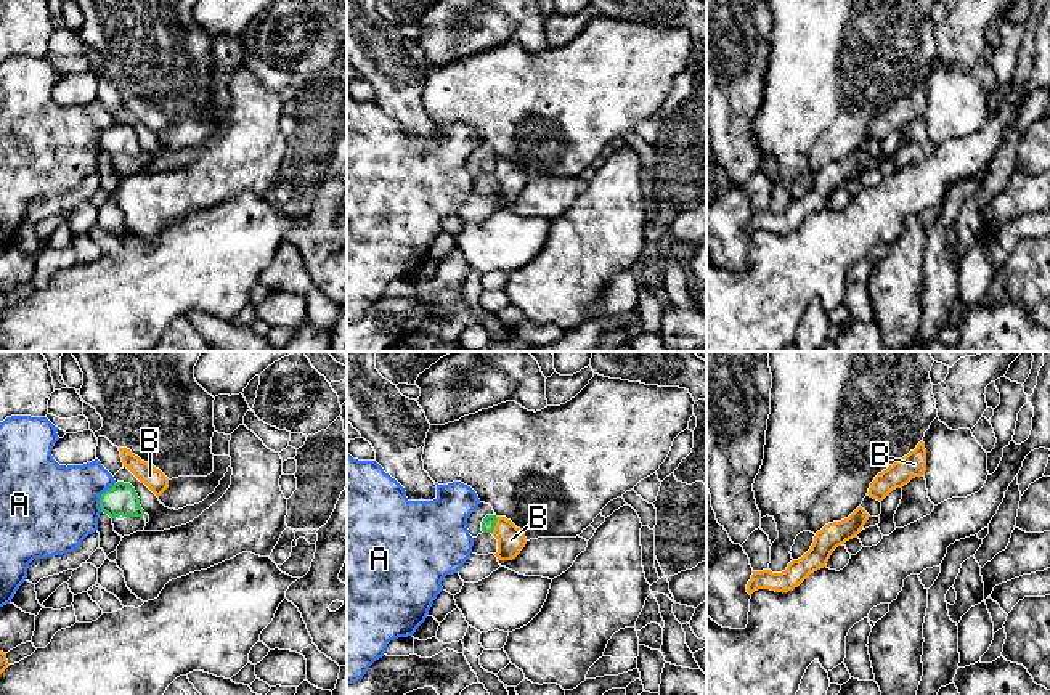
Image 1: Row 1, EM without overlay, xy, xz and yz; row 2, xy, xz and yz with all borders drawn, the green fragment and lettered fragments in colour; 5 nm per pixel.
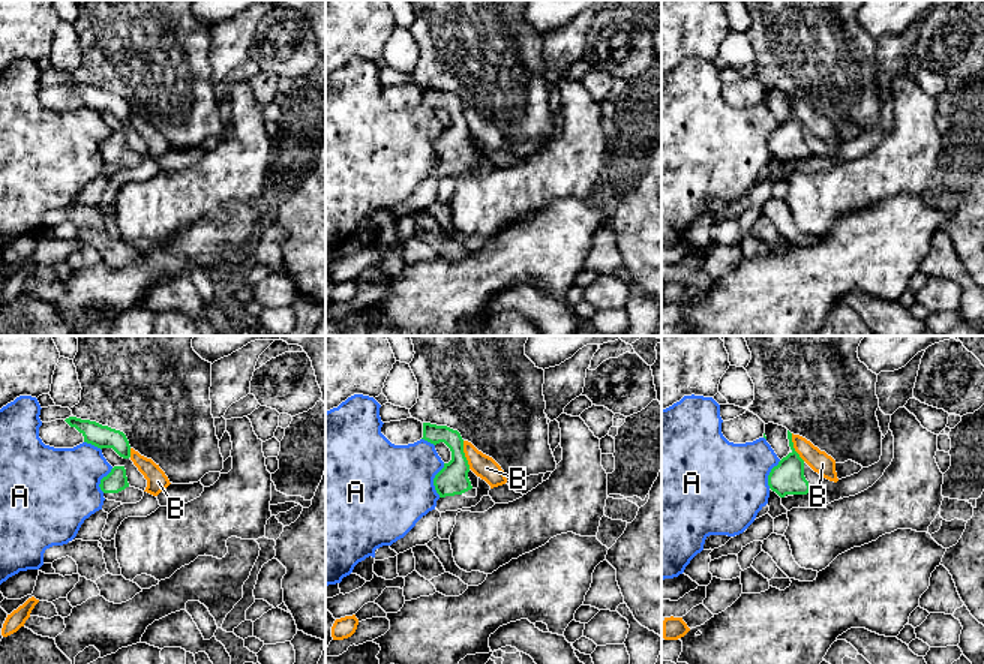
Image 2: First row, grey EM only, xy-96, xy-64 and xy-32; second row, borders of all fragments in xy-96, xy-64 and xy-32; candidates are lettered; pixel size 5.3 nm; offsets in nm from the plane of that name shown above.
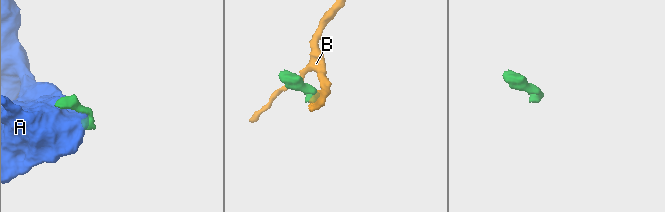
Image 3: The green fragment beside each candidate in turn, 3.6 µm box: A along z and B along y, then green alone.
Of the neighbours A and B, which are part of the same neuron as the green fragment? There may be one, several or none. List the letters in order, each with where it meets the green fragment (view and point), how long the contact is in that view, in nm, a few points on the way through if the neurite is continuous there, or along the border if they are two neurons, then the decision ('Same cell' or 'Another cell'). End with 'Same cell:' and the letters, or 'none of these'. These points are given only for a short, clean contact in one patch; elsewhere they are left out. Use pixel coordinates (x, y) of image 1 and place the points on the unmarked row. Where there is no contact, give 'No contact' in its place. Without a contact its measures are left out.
A: Touches green at xy (101, 137). Shared border 170 nm. Boundary: xy (114, 122), (101, 135), (100, 151). Another cell
B: Touches green at xz (495, 166). Shared border 90 nm. Boundary: xz (498, 158), (492, 174). Another cell
Same cell: none of these

